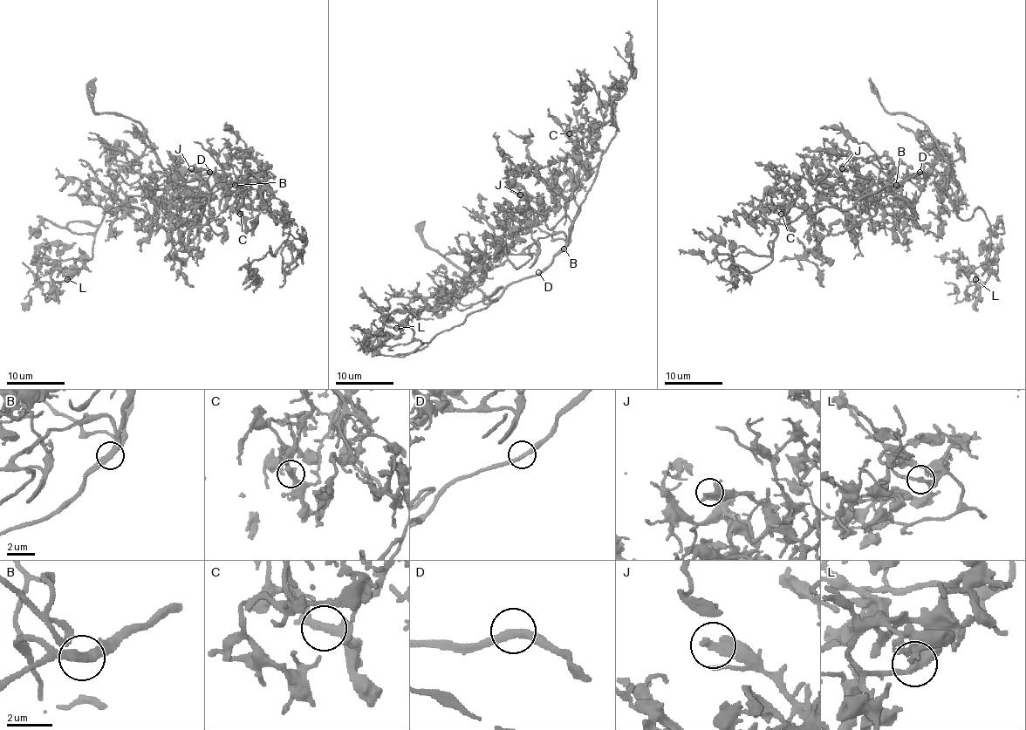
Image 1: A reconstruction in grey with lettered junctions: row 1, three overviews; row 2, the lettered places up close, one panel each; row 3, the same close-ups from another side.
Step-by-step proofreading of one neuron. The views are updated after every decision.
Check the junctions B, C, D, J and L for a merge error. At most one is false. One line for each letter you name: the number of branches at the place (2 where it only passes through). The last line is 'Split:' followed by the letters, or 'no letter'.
Split: no letter

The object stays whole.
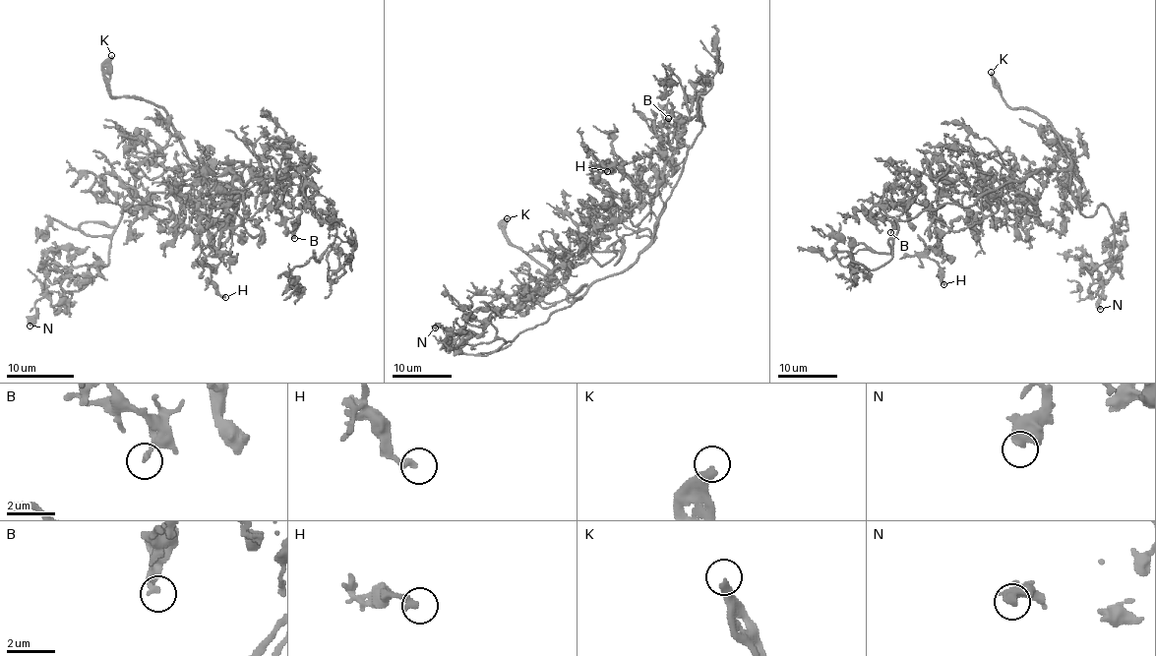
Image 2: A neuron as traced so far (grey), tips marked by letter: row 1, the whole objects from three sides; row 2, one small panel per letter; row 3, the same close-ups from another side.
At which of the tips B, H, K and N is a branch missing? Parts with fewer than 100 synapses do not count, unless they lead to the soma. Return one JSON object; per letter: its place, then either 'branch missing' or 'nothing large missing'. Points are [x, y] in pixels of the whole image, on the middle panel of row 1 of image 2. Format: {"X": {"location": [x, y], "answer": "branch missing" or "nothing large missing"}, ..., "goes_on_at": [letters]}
{"B": {"location": [668, 118], "answer": "nothing large missing"}, "H": {"location": [607, 171], "answer": "nothing large missing"}, "K": {"location": [507, 218], "answer": "branch missing"}, "N": {"location": [435, 328], "answer": "nothing large missing"}, "goes_on_at": ["K"]}

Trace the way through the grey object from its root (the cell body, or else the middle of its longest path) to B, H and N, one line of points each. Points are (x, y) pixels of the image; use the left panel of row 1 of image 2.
B: (246, 166), (313, 211), (305, 171), (311, 203), (300, 205), (294, 238)
H: (246, 166), (281, 190), (253, 216), (263, 233), (232, 233), (227, 252), (206, 259), (225, 297)
N: (246, 166), (199, 167), (187, 205), (174, 216), (158, 219), (129, 207), (105, 267), (48, 264), (30, 326)

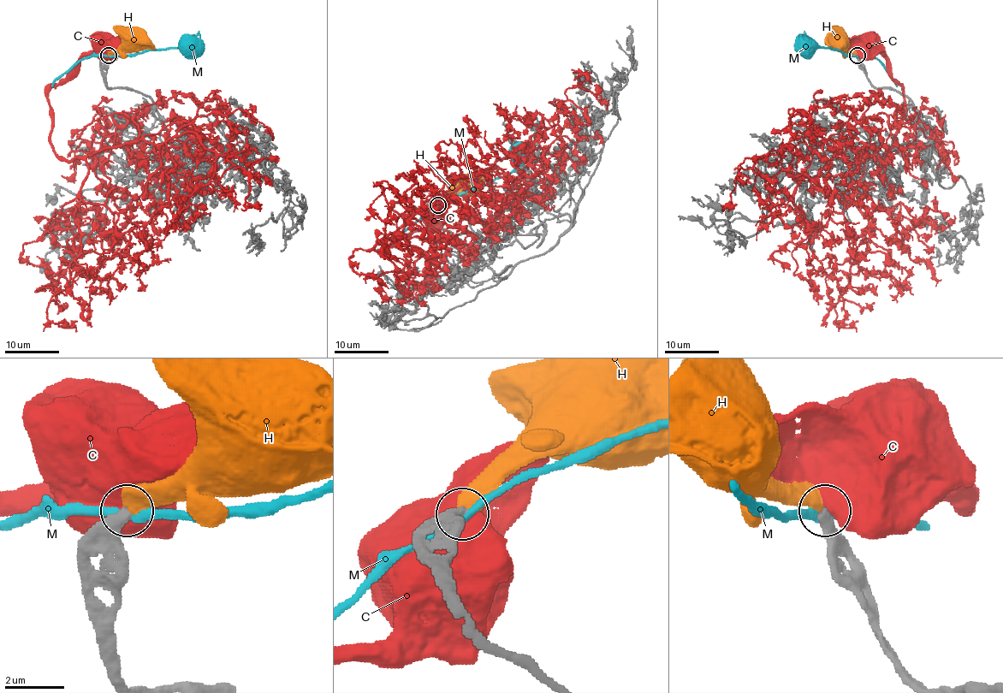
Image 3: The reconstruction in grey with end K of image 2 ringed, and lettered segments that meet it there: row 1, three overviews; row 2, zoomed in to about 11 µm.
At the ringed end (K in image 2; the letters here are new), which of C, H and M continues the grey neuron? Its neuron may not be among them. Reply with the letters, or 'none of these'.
H

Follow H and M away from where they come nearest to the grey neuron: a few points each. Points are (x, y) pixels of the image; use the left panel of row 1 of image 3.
H: (108, 56), (124, 49), (133, 38)
M: (106, 56), (135, 56), (147, 50), (186, 47), (181, 47), (186, 44)

